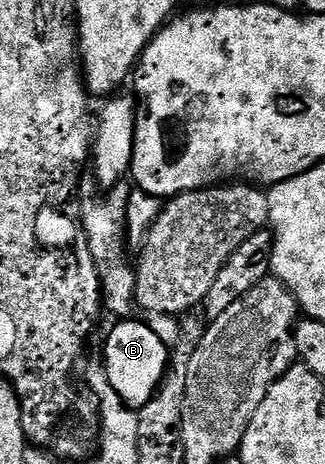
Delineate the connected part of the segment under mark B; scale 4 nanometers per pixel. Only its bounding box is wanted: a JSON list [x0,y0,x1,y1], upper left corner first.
[102,318,170,410]

